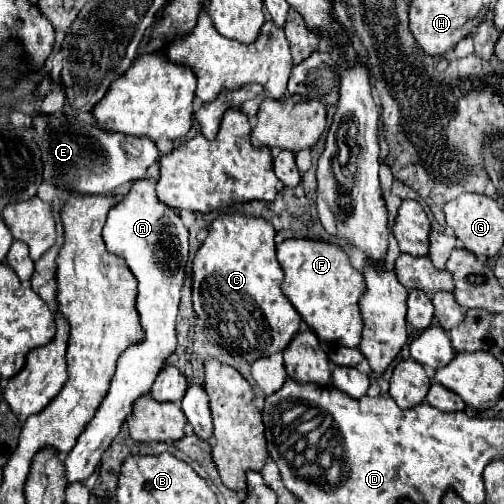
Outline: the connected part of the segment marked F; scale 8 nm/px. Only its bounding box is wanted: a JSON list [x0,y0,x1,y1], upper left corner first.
[276,237,366,347]

